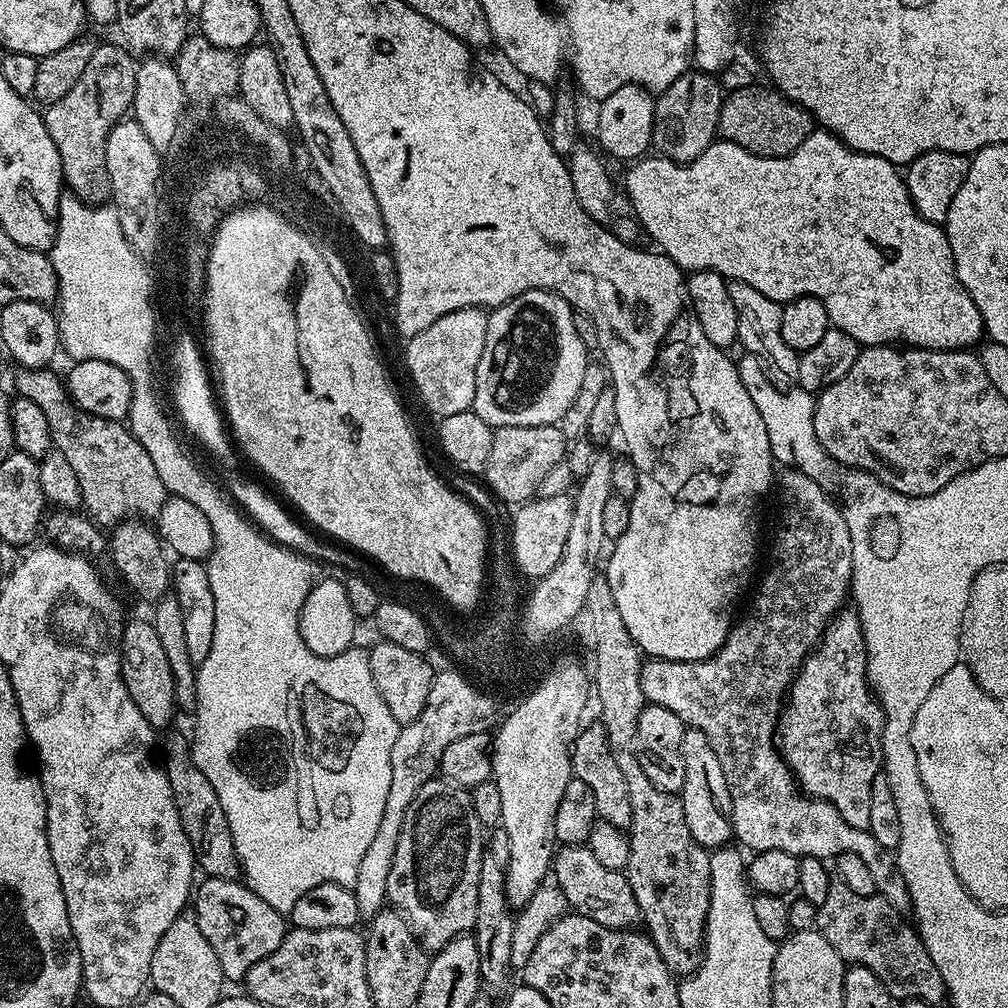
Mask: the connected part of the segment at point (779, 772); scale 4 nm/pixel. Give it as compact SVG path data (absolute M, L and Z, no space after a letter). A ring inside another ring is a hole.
M784 470L778 476L778 488L780 484L780 521L776 524L776 541L772 544L772 561L768 564L768 569L764 572L764 577L755 585L754 591L751 593L752 605L744 612L744 617L737 619L732 625L732 629L728 632L726 642L720 649L714 653L708 660L699 660L698 662L670 662L669 660L649 659L643 665L641 670L641 686L644 691L645 701L649 704L657 704L658 706L666 706L666 710L670 710L674 714L678 714L678 718L683 720L685 725L690 728L702 730L702 734L706 734L706 738L710 738L710 746L714 750L714 754L718 754L718 762L722 762L722 774L726 774L726 782L730 790L730 802L732 803L732 830L735 839L745 849L752 848L753 853L765 852L766 850L782 850L786 854L794 857L813 856L825 862L831 861L838 854L849 852L850 854L858 854L858 858L862 858L862 862L866 862L870 875L874 877L874 886L877 893L886 898L886 902L890 902L890 906L894 906L894 910L898 910L904 914L911 909L912 899L906 890L906 882L902 878L902 874L896 865L896 857L889 849L878 846L878 842L874 842L874 838L863 828L855 828L850 826L850 822L846 822L846 818L842 818L842 814L838 814L838 810L834 810L832 804L827 804L825 800L815 799L807 794L801 794L798 791L797 781L792 779L791 772L784 762L783 756L780 755L777 745L774 743L774 729L778 724L778 717L782 705L786 700L786 693L792 687L792 679L796 673L800 671L800 665L804 663L804 659L808 657L809 652L820 643L820 638L824 634L825 628L828 627L829 620L845 607L846 601L850 596L852 587L852 555L854 554L854 546L850 542L850 526L846 526L846 518L842 511L841 505L836 504L830 497L824 493L825 485L819 480L810 478L804 472L799 470Z

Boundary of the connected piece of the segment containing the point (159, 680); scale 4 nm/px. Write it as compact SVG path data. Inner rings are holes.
M129 619L120 639L119 649L122 682L126 682L126 690L130 690L130 698L134 698L134 706L142 710L142 718L146 718L146 722L150 722L152 728L167 729L169 727L167 724L178 716L174 698L176 683L174 674L170 674L170 665L166 653L162 650L162 641L158 638L154 626L147 619Z

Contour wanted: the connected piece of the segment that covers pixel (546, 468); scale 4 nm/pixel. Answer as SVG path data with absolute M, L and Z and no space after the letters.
M557 425L498 428L493 431L490 442L486 484L497 501L505 500L511 506L519 506L533 499L539 493L542 478L565 460L566 441Z

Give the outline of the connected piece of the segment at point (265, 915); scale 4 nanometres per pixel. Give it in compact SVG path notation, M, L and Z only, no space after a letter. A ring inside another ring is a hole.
M204 878L201 881L194 892L198 930L202 930L214 954L218 954L218 966L222 966L225 981L243 981L252 966L282 946L286 931L285 917L274 910L274 906L262 902L262 898L258 898L258 894L239 879Z

